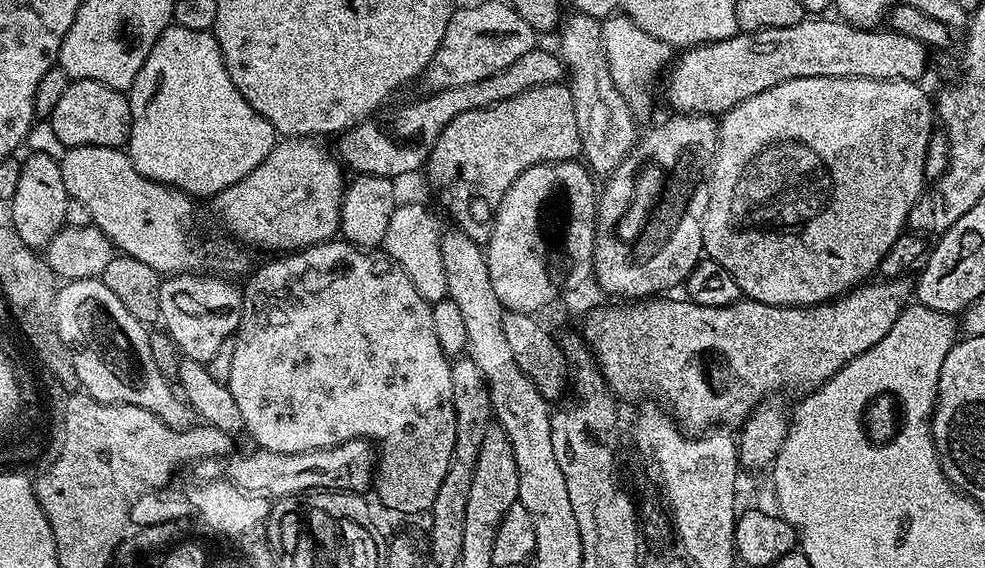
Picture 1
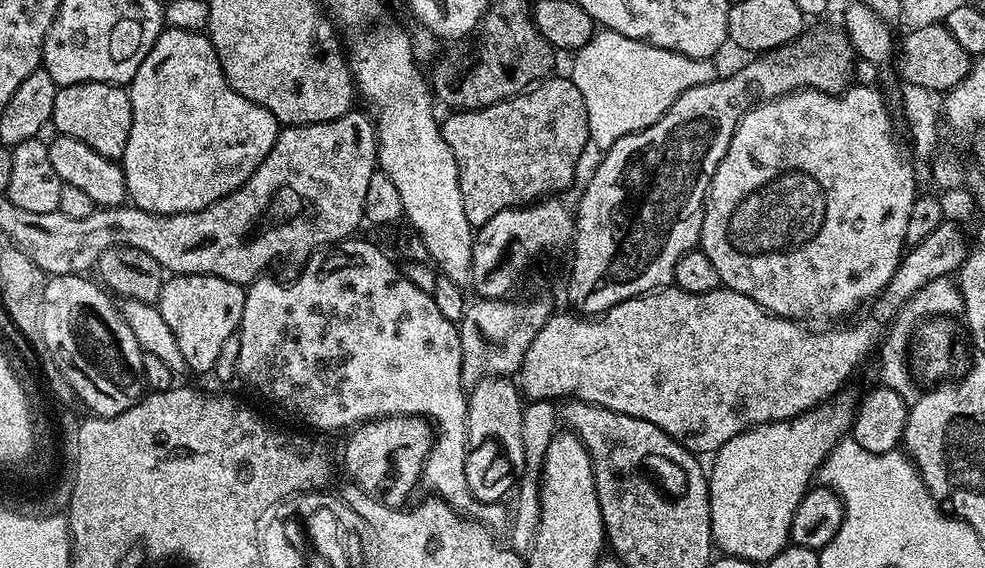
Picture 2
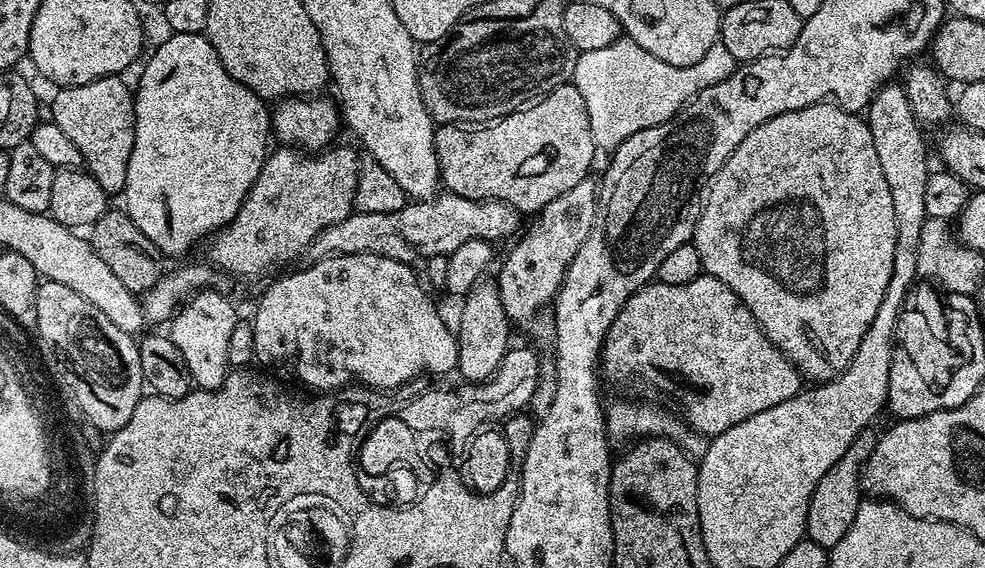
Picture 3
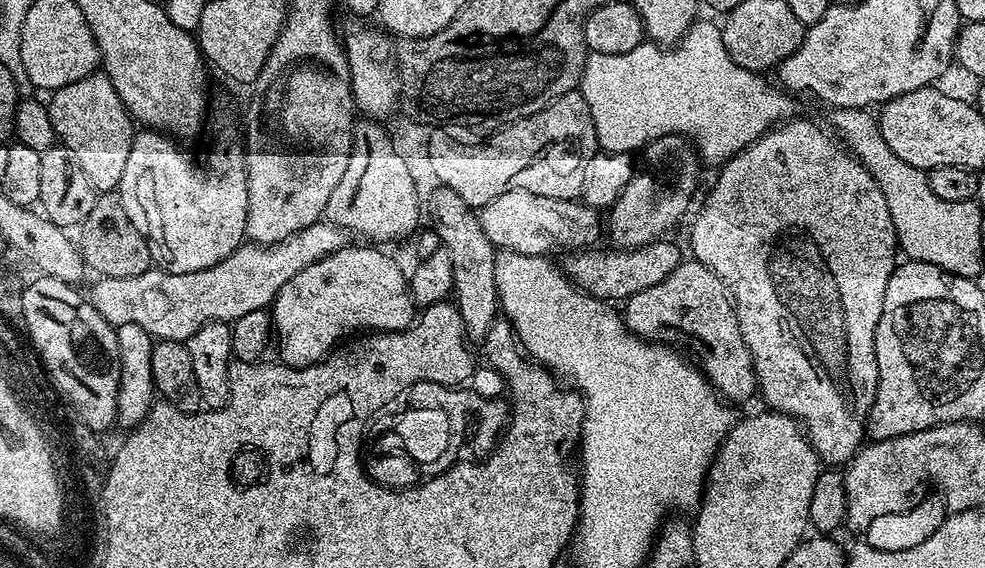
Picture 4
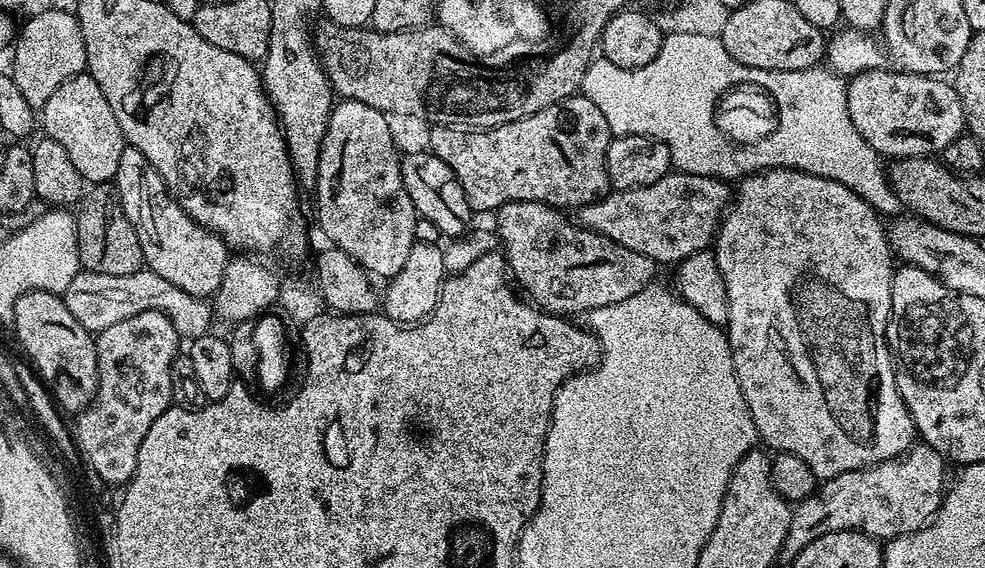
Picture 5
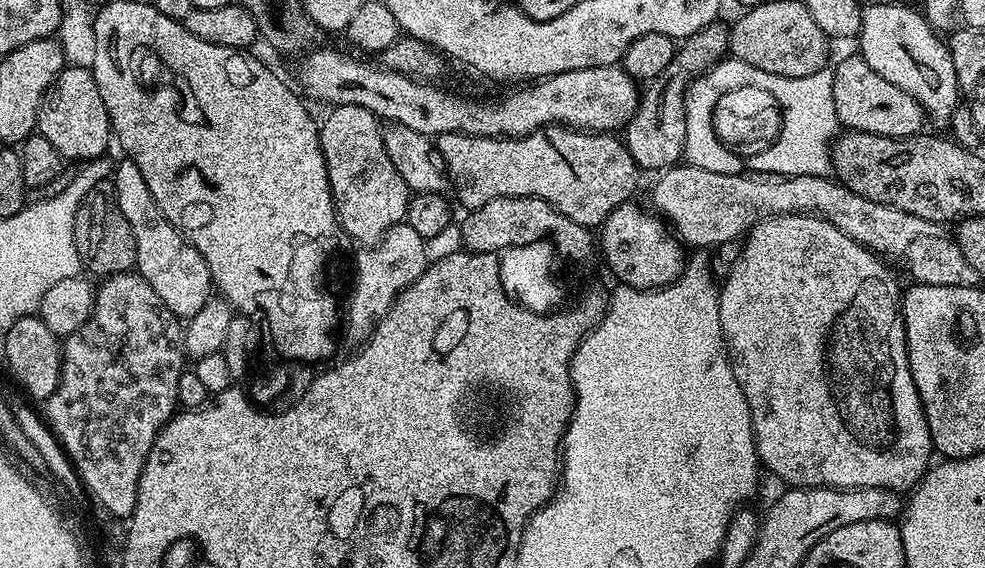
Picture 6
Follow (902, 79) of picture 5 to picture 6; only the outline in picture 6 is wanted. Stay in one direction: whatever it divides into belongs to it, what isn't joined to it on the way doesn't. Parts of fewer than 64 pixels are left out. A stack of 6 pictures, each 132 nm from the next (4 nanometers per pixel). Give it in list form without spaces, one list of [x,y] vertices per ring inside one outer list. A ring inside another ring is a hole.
[[[848,56],[832,68],[834,78],[834,114],[845,129],[866,134],[882,134],[890,138],[915,136],[923,133],[926,113],[924,107],[906,90],[898,90],[894,82],[886,82],[882,74],[874,74],[864,57]]]

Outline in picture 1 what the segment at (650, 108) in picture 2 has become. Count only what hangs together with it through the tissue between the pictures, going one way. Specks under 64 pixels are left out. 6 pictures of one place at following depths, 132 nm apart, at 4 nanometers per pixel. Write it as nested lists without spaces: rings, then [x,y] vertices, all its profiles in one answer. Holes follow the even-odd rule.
[[[609,16],[601,23],[605,56],[614,86],[623,94],[626,102],[636,114],[641,114],[652,104],[652,79],[663,73],[674,59],[672,45],[646,34],[629,16]]]

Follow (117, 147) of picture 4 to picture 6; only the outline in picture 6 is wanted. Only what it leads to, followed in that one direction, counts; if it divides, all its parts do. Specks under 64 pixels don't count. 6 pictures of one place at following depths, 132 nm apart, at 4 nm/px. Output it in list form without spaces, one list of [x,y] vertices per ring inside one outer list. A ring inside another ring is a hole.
[[[71,66],[64,67],[56,75],[47,92],[45,92],[40,103],[40,113],[36,119],[36,126],[39,135],[46,138],[46,142],[54,145],[54,150],[65,160],[80,160],[87,162],[89,160],[99,160],[105,155],[108,148],[108,140],[113,139],[112,123],[106,110],[106,102],[102,102],[102,94],[98,94],[98,82],[94,82],[94,74],[91,68],[75,68]]]

